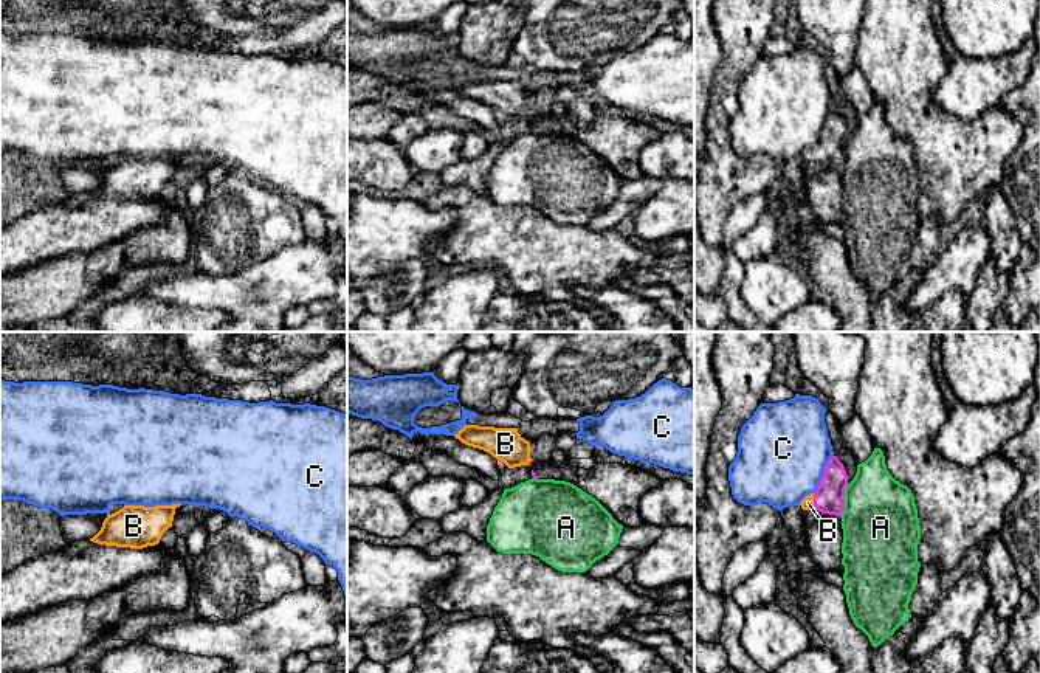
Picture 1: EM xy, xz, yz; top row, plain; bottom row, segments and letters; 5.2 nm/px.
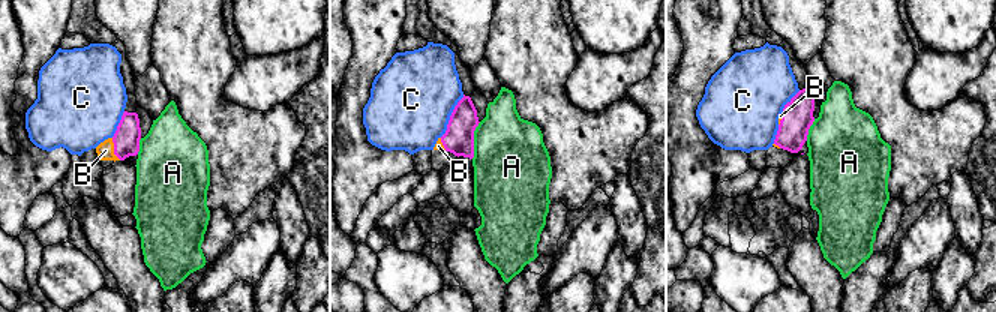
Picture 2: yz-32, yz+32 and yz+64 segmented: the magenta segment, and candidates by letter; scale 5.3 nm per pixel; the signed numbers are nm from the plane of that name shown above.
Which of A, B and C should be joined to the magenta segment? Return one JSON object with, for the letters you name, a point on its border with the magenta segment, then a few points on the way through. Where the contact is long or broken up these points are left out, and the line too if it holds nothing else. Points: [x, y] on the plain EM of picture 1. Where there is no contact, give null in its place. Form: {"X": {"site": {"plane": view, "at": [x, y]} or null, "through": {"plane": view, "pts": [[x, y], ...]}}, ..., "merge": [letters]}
{"B": {"site": {"plane": "yz", "at": [814, 154]}, "through": {"plane": "yz", "pts": [[828, 151], [814, 154], [808, 155]]}}, "merge": ["B"]}

